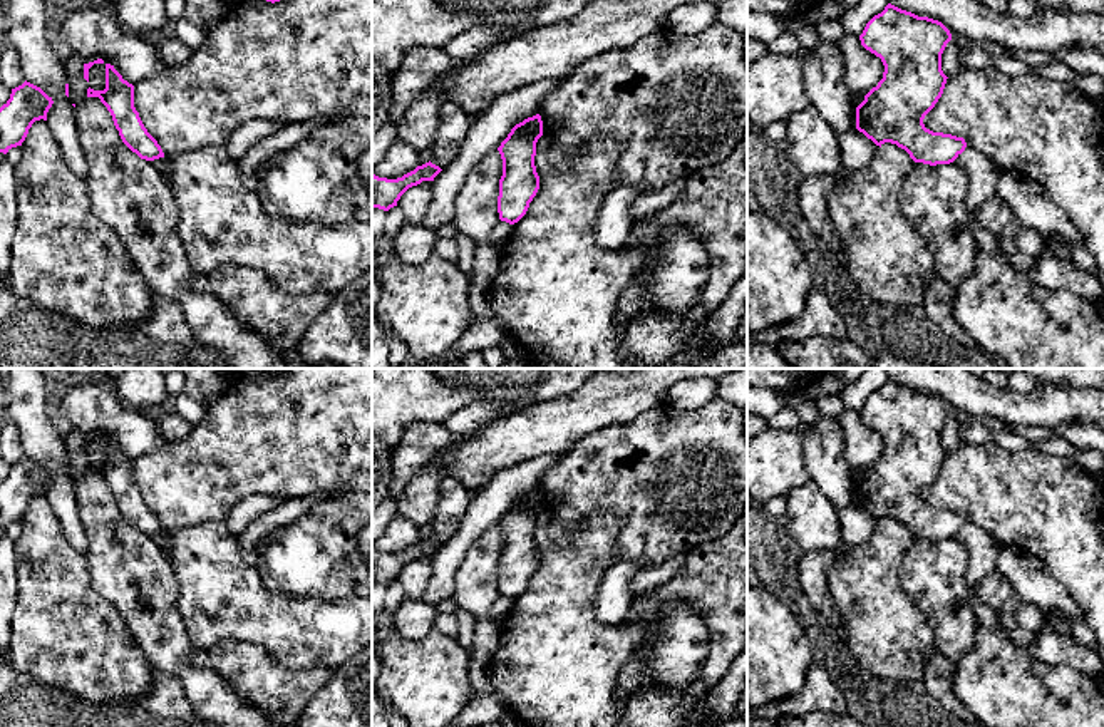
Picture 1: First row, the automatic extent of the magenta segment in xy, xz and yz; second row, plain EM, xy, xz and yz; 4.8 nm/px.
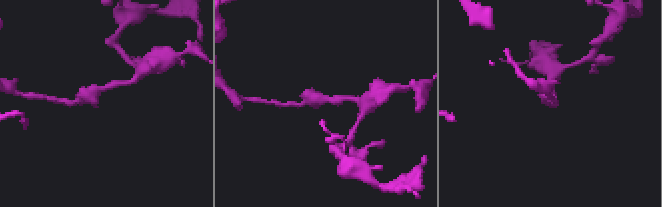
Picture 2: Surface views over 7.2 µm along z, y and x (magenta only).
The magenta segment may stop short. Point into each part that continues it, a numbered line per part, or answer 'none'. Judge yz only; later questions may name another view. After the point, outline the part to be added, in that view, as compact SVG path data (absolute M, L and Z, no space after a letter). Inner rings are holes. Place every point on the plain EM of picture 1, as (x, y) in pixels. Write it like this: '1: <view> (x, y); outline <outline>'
none

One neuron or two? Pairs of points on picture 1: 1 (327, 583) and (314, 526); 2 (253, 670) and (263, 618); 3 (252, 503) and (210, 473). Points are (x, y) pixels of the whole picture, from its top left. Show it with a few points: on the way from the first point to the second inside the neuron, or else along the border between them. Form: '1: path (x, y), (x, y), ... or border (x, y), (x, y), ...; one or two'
1: path (325, 570), (317, 562), (317, 540); one
2: border (220, 640), (253, 642), (290, 669); two
3: border (285, 498), (248, 494), (233, 506), (225, 521); two

